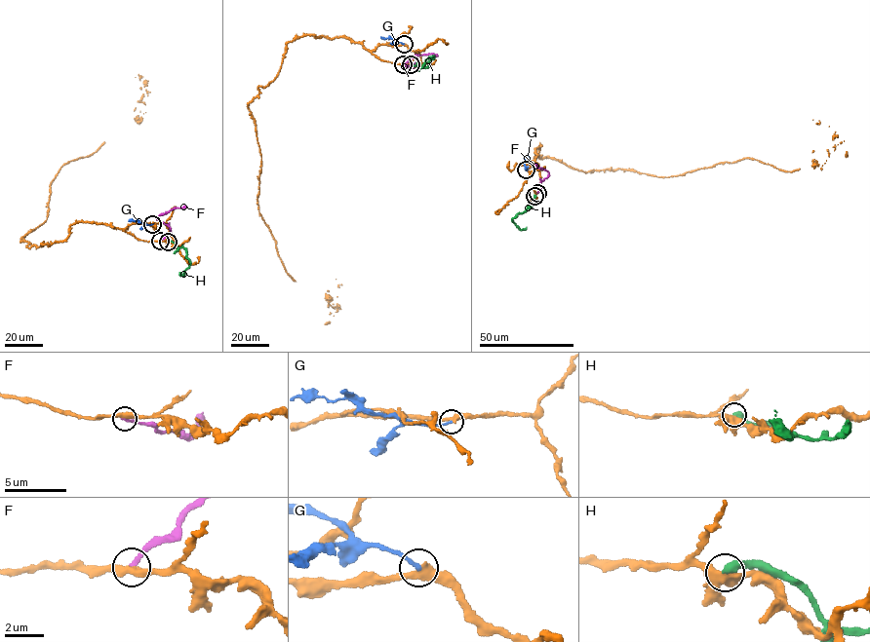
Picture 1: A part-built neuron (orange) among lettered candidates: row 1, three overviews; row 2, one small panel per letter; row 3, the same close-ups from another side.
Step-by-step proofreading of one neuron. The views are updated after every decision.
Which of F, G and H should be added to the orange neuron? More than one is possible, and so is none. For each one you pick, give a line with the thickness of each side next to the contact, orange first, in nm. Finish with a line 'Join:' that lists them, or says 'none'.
Join: none

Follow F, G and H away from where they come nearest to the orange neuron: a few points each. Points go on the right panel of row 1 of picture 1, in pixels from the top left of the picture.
F: (537, 193), (539, 183), (549, 174), (536, 165), (533, 168)
G: (526, 169), (527, 157)
H: (534, 196), (532, 206), (512, 220), (518, 227), (527, 227)

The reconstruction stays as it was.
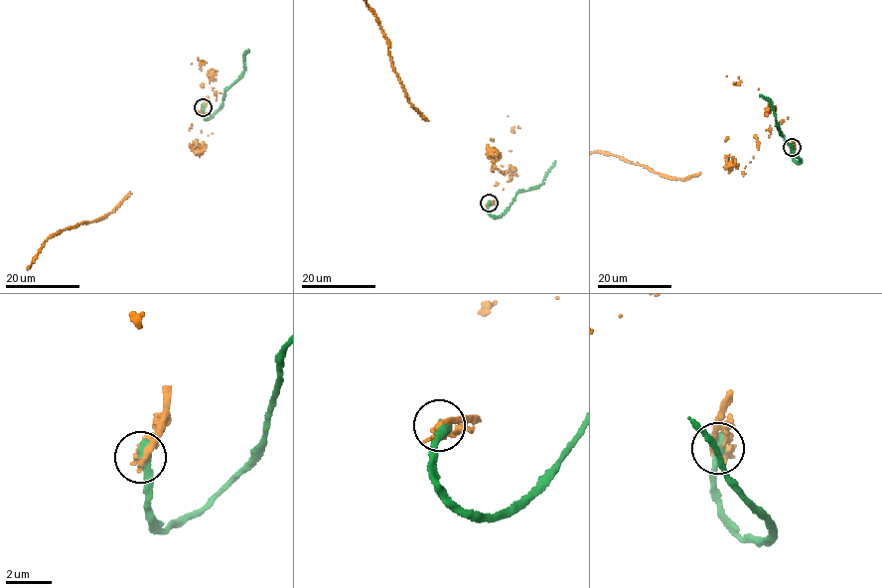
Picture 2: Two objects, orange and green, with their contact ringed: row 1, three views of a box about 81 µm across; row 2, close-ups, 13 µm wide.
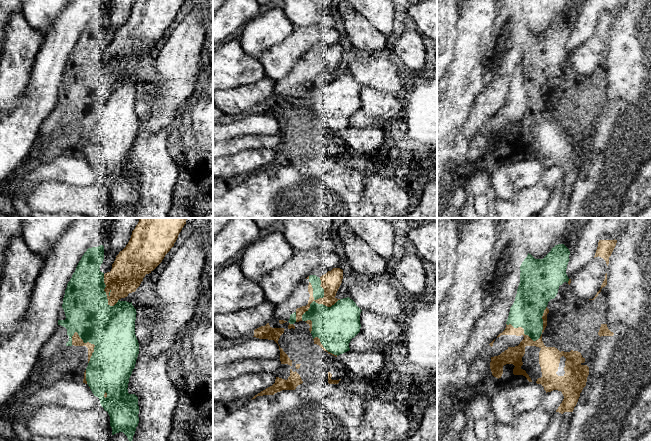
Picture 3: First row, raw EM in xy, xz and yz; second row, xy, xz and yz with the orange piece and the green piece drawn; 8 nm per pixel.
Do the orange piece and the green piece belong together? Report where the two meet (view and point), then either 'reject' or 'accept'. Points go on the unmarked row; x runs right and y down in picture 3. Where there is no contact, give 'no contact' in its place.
contact xz (319, 74); reject

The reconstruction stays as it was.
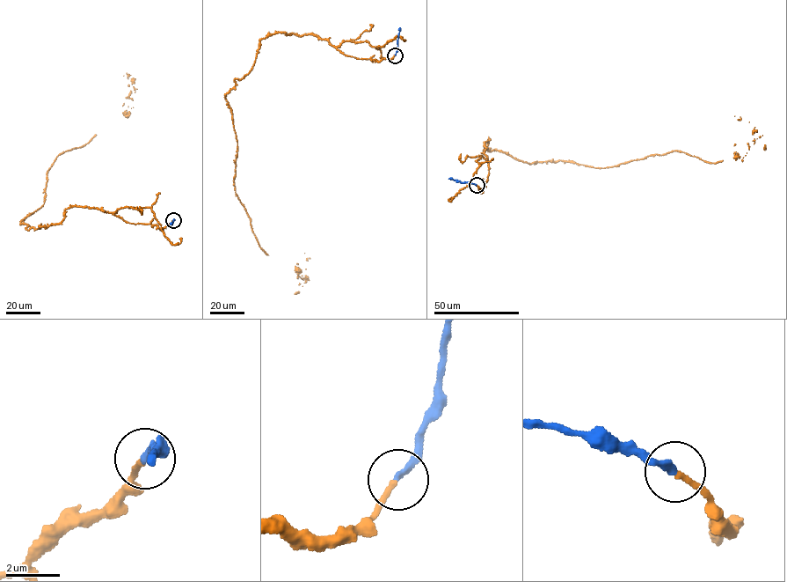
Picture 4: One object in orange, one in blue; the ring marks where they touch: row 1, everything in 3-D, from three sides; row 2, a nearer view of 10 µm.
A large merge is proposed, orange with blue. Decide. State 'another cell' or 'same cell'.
same cell

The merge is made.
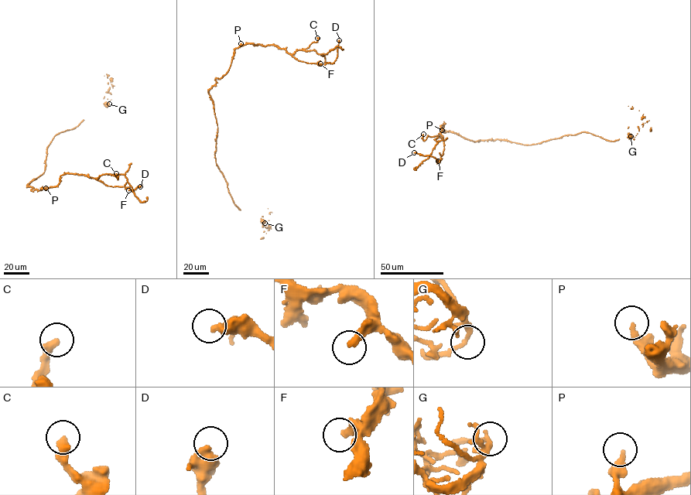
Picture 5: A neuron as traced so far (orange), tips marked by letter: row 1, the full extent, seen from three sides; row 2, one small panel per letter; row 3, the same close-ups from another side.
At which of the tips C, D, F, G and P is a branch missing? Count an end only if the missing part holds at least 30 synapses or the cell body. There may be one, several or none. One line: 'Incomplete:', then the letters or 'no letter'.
Incomplete: no letter

